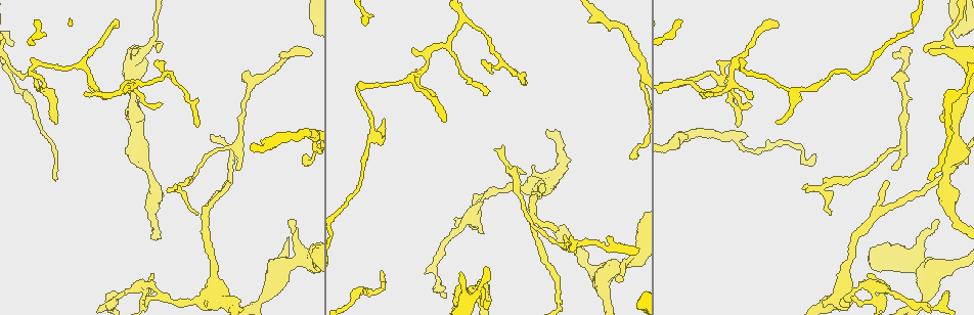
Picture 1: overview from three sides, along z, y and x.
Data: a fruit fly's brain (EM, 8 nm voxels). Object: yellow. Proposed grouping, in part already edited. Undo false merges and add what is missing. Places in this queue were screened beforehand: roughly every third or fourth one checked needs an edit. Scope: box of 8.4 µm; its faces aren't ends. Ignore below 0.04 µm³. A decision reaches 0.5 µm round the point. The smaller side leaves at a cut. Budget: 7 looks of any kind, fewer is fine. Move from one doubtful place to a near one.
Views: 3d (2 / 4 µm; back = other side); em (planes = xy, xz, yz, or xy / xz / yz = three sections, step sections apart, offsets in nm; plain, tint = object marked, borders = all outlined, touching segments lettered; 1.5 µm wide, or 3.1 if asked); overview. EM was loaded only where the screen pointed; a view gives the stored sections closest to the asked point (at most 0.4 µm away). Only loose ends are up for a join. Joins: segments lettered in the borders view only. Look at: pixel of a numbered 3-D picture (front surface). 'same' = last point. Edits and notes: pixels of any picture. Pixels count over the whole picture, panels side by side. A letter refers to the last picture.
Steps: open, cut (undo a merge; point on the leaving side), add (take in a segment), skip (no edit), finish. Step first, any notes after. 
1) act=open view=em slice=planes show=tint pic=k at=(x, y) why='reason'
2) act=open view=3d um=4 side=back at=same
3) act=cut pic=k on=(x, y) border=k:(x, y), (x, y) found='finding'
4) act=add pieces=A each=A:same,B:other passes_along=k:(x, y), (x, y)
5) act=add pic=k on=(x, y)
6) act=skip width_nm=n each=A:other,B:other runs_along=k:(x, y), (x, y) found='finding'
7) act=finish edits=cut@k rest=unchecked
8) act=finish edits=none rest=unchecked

act=open view=3d um=2 pic=1 at=(778, 28) why='tapers out'

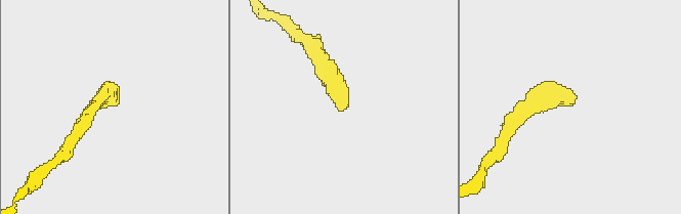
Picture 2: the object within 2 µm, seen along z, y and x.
act=open view=em slice=xz step=4 show=borders pic=2 at=(342, 109)

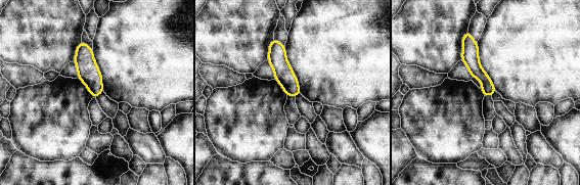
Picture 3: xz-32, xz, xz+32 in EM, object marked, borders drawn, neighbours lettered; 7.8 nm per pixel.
act=open view=em slice=planes show=borders at=same

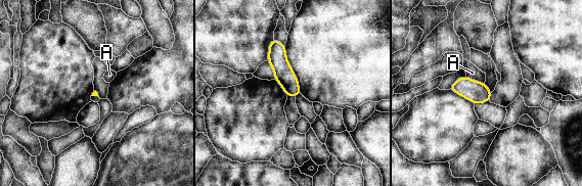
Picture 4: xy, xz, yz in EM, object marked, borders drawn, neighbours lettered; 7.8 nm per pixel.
act=skip each=A:other border=4:(465, 76), (484, 83) found='no lettered segment goes on from it'

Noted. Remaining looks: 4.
act=open view=em slice=planes show=borders pic=1 at=(927, 265) why='abrupt turn'

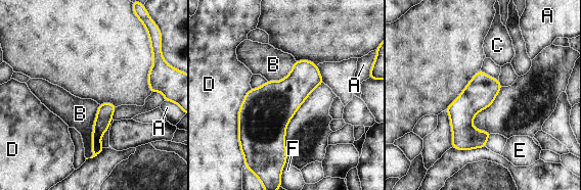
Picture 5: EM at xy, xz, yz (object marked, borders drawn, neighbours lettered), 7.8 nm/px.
act=skip each=A:other,B:other,C:other,D:other,E:other,F:other border=5:(99, 104), (93, 124), (90, 156) found='all the same cell'

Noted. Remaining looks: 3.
act=open view=3d um=4 pic=1 at=(526, 81) why='free end'

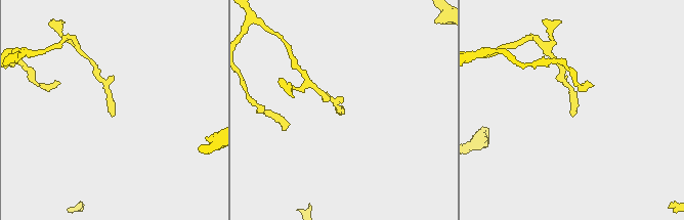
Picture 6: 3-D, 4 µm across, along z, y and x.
act=open view=em slice=yz step=8 show=tint pic=6 at=(573, 116)

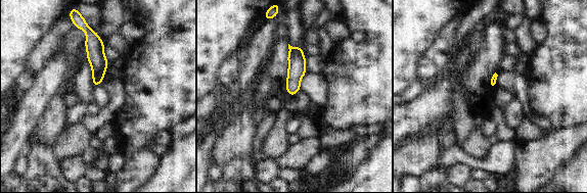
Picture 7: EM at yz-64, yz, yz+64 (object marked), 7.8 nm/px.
act=open view=em slice=planes show=borders at=same why='cut it another way'

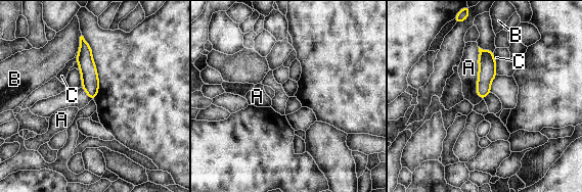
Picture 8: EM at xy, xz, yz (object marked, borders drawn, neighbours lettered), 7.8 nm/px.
act=skip longest_contact=A:420nm each=A:other,B:other,C:other border=8:(478, 47), (476, 93), (482, 99) found='no lettered segment goes on from it'

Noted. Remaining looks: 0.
act=finish edits=none rest=unchecked

